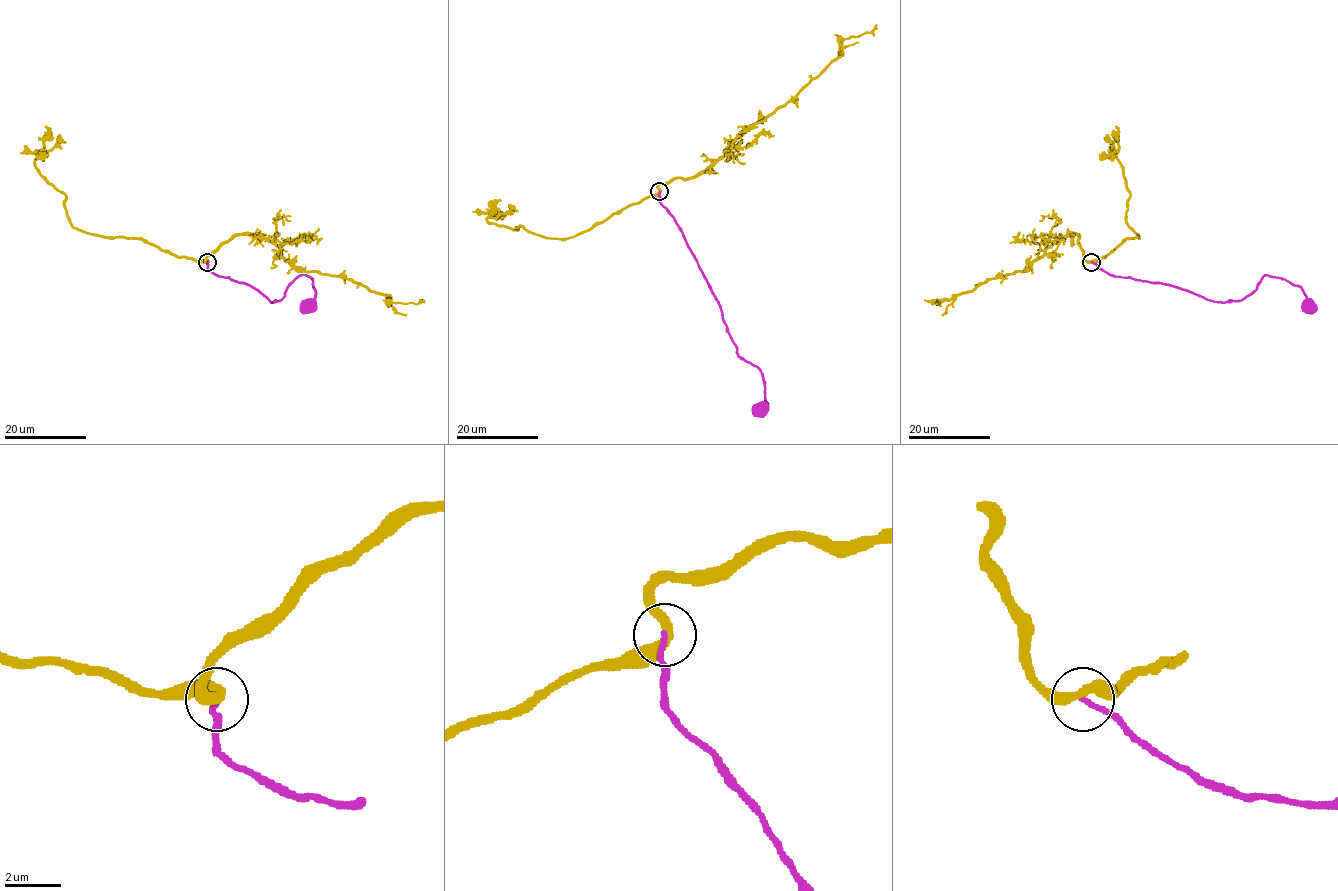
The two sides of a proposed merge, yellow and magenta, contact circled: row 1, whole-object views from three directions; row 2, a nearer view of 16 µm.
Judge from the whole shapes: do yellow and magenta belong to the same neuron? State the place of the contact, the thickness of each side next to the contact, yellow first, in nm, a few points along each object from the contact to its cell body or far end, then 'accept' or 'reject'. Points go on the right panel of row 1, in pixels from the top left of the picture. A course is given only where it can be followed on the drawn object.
(1091, 262) | 380/190 nm | yellow via (1091, 261), (1084, 257), (1078, 236), (1067, 235), (1025, 269), (988, 279), (950, 299), (932, 304), (924, 300) | magenta via (1091, 262), (1110, 274), (1162, 283), (1222, 302), (1240, 301), (1268, 274), (1297, 285), (1309, 304) | accept

